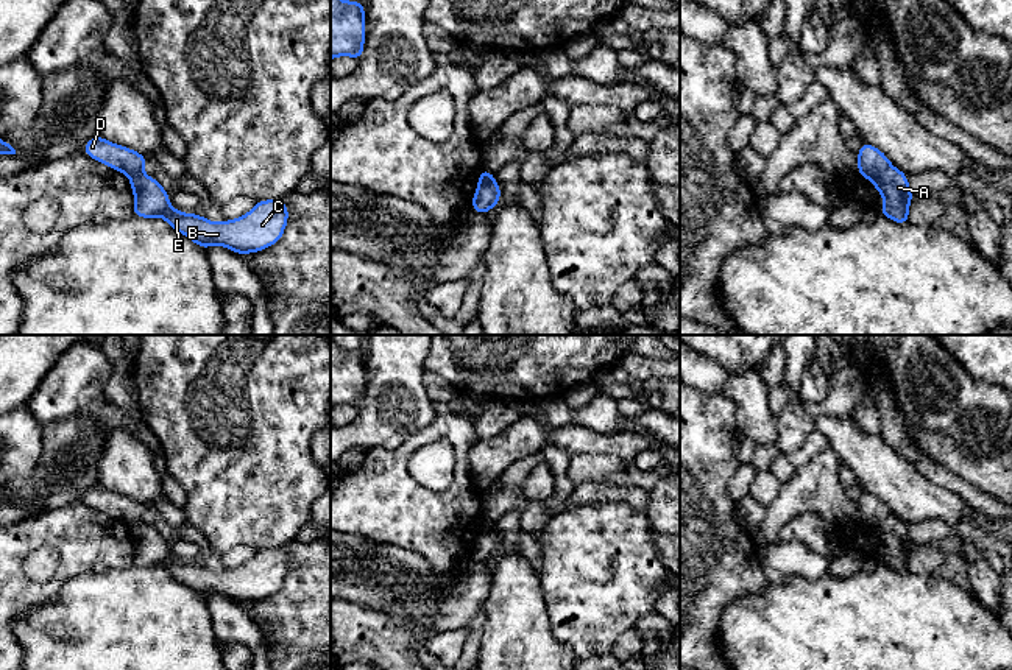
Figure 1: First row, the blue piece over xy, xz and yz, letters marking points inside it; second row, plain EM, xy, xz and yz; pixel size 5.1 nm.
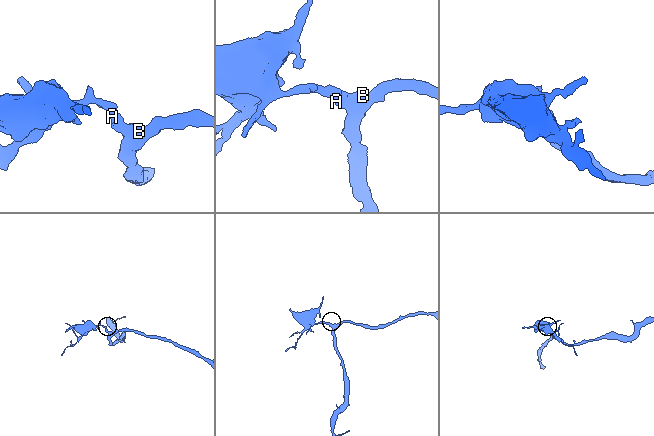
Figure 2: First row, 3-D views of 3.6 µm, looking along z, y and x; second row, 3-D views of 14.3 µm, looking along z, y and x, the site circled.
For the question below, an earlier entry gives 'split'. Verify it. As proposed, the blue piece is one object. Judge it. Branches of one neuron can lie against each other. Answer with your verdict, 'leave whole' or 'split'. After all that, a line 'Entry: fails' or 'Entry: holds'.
split
Entry: holds

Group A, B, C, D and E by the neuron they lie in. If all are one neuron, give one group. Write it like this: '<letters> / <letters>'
A B C E / D

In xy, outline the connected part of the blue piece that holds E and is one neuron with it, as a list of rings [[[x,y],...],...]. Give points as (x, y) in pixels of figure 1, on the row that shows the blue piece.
[[[143,171],[131,175],[129,184],[134,193],[136,218],[164,218],[176,232],[190,238],[195,245],[207,251],[211,245],[221,245],[229,251],[242,256],[264,251],[279,242],[288,223],[288,207],[282,198],[256,201],[256,206],[245,215],[223,223],[214,223],[200,213],[184,213],[170,206],[167,190],[157,179],[147,176]]]

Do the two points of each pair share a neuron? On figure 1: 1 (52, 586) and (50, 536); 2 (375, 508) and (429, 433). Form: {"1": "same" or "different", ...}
{"1": "same", "2": "same"}

